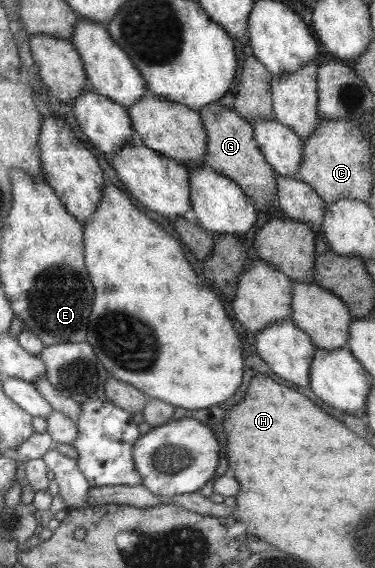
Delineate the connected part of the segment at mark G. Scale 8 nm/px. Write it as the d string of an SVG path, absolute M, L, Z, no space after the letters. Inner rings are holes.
M219 101L207 105L197 113L202 119L202 125L205 127L207 137L205 166L213 170L214 173L229 178L230 182L243 185L243 189L247 189L247 197L251 197L255 203L259 203L259 205L271 205L275 201L275 184L276 189L278 188L276 175L272 169L273 167L266 161L258 147L258 143L254 137L253 125L247 122L242 115L234 113L231 109L227 109L225 105L221 105Z

